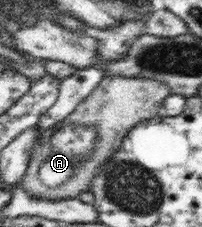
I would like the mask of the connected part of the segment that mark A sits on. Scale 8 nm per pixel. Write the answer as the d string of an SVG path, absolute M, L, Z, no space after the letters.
M106 75L94 91L66 117L59 126L54 129L48 128L46 132L40 132L32 152L28 168L22 176L20 186L34 197L34 199L46 199L46 201L59 201L64 199L76 199L89 190L93 176L121 146L121 142L128 131L144 120L155 118L160 105L172 93L167 83L161 83L147 78L126 78L123 75Z

